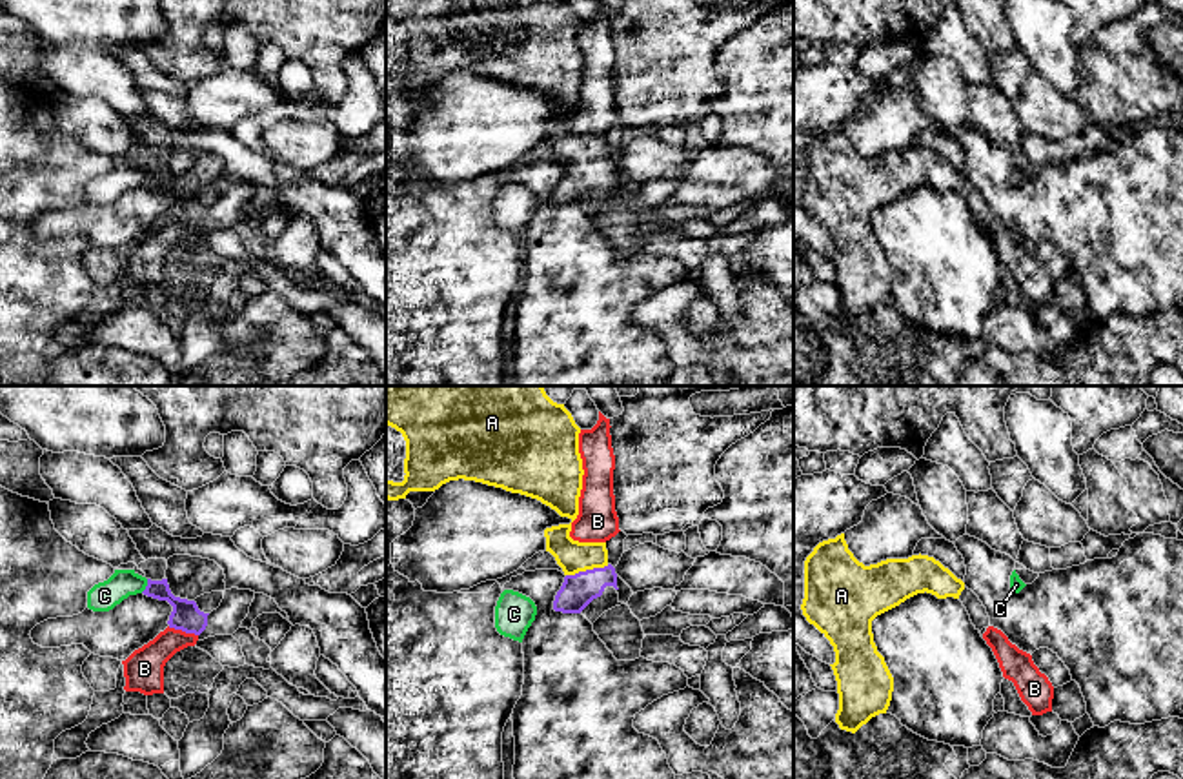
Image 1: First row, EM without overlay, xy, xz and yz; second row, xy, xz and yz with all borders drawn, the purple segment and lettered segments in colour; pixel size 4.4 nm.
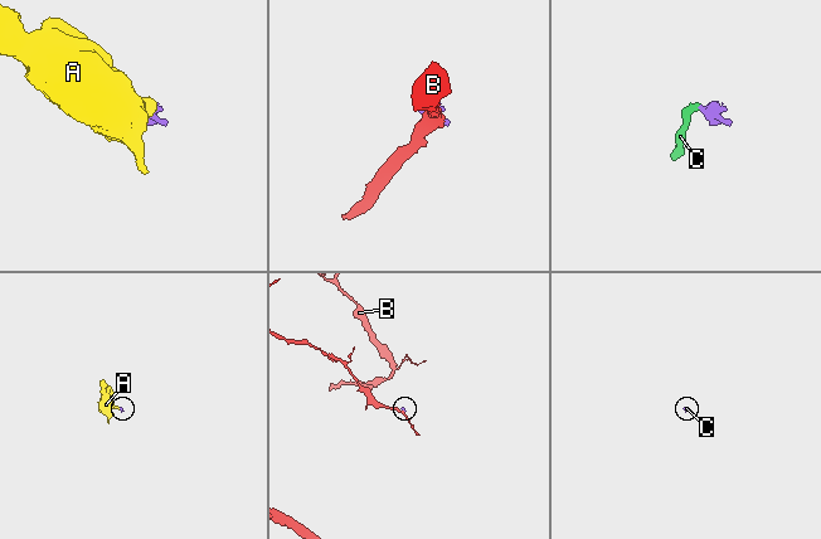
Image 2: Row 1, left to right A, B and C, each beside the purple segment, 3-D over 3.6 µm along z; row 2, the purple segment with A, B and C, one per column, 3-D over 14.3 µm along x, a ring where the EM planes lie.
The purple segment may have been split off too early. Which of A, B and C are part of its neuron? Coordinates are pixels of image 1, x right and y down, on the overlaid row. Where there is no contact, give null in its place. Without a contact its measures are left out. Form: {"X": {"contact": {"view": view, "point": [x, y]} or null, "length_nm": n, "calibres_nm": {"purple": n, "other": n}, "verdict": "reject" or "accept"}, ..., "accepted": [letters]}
{"A": {"contact": {"view": "xz", "point": [586, 570]}, "length_nm": 200, "calibres_nm": {"purple": 150, "other": 140}, "verdict": "accept"}, "B": {"contact": {"view": "xy", "point": [182, 630]}, "length_nm": 140, "calibres_nm": {"purple": 130, "other": 180}, "verdict": "reject"}, "C": {"contact": {"view": "xy", "point": [146, 586]}, "length_nm": 70, "calibres_nm": {"purple": 130, "other": 130}, "verdict": "accept"}, "accepted": ["A", "C"]}

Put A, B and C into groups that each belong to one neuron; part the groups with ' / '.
A C / B

